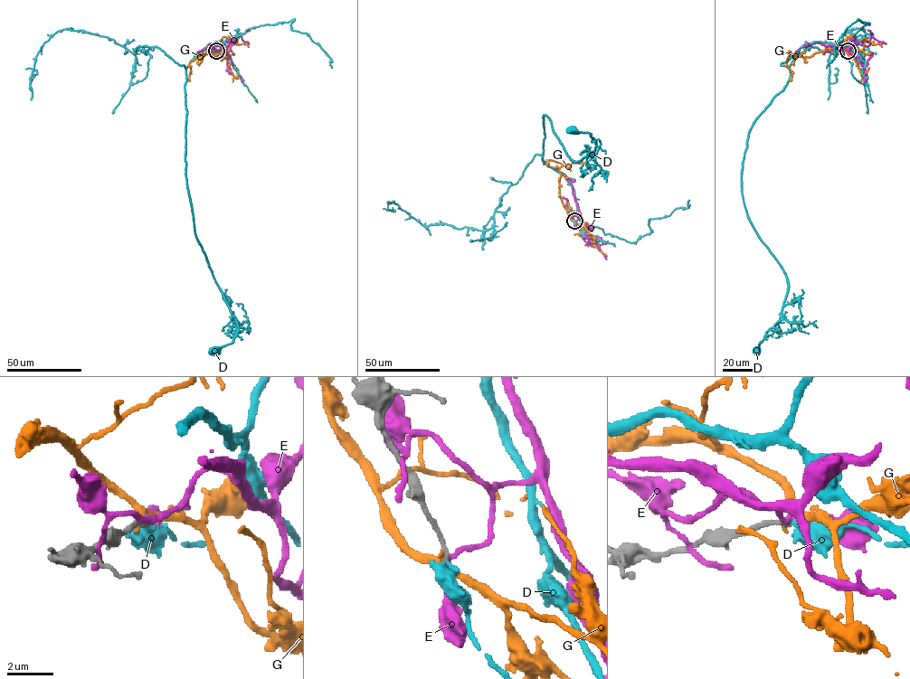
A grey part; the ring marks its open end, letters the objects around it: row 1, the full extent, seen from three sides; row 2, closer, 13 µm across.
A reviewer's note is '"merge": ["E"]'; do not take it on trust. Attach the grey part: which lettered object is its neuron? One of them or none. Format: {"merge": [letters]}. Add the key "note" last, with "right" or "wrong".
{"merge": ["D"], "note": "wrong"}

